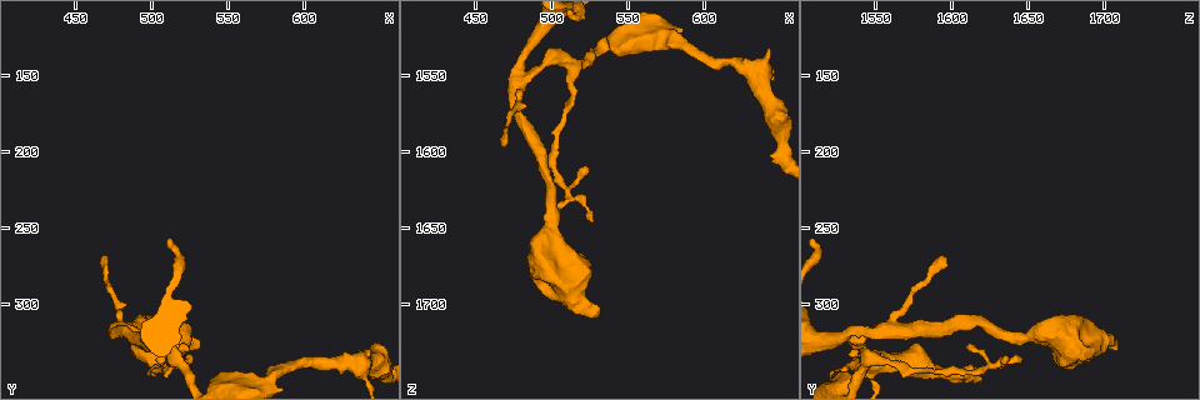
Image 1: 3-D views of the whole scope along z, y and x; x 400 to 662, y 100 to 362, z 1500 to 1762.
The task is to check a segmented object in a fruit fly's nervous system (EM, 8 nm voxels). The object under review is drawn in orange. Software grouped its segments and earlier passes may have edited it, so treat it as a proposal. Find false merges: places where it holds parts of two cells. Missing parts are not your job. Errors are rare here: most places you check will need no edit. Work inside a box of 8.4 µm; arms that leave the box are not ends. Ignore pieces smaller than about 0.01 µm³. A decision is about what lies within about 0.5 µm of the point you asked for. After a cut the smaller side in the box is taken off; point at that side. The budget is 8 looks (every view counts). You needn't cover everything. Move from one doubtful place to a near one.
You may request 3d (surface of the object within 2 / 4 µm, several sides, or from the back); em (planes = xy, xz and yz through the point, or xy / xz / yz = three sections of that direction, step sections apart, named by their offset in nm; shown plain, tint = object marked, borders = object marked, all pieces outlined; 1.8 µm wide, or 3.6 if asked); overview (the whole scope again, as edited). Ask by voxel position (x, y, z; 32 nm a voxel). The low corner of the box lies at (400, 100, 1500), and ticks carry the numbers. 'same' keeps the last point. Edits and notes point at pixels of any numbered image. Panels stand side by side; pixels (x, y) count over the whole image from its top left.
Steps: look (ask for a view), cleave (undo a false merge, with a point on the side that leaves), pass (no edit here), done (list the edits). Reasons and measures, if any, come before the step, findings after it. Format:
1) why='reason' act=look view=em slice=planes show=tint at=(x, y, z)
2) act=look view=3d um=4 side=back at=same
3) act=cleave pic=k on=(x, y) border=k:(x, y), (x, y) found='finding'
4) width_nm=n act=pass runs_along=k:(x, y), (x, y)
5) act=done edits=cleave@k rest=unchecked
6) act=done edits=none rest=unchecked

why='thick turns thin' act=look view=3d um=4 at=(500, 322, 1666)

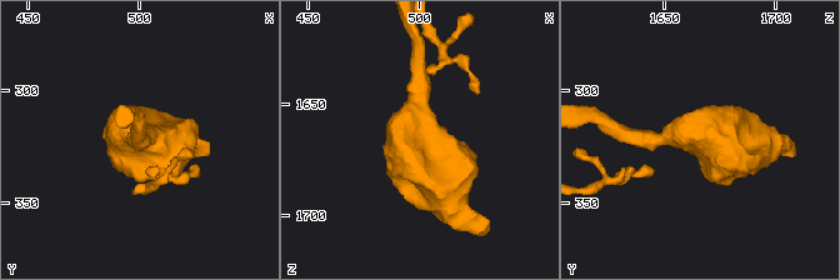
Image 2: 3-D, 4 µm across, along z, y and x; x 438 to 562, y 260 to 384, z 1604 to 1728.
why='need the tissue' act=look view=em um=3.6 slice=planes show=tint at=(500, 321, 1665)

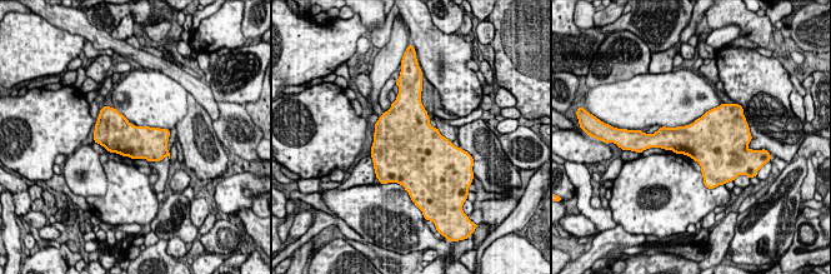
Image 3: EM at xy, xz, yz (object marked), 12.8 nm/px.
width_nm=440 act=pass found='all the same cell'

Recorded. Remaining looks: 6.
act=look view=em slice=planes show=tint at=(478, 316, 1556)

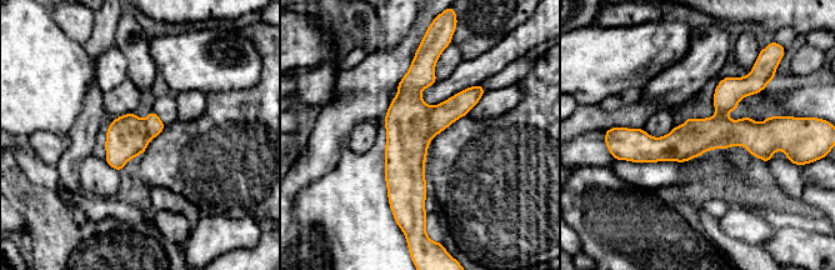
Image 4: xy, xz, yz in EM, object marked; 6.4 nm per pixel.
width_nm=240 act=cleave pic=4 on=(443, 115) found='a second cell is stuck on'

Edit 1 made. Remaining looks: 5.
act=done edits=cleave@4 rest=unchecked

